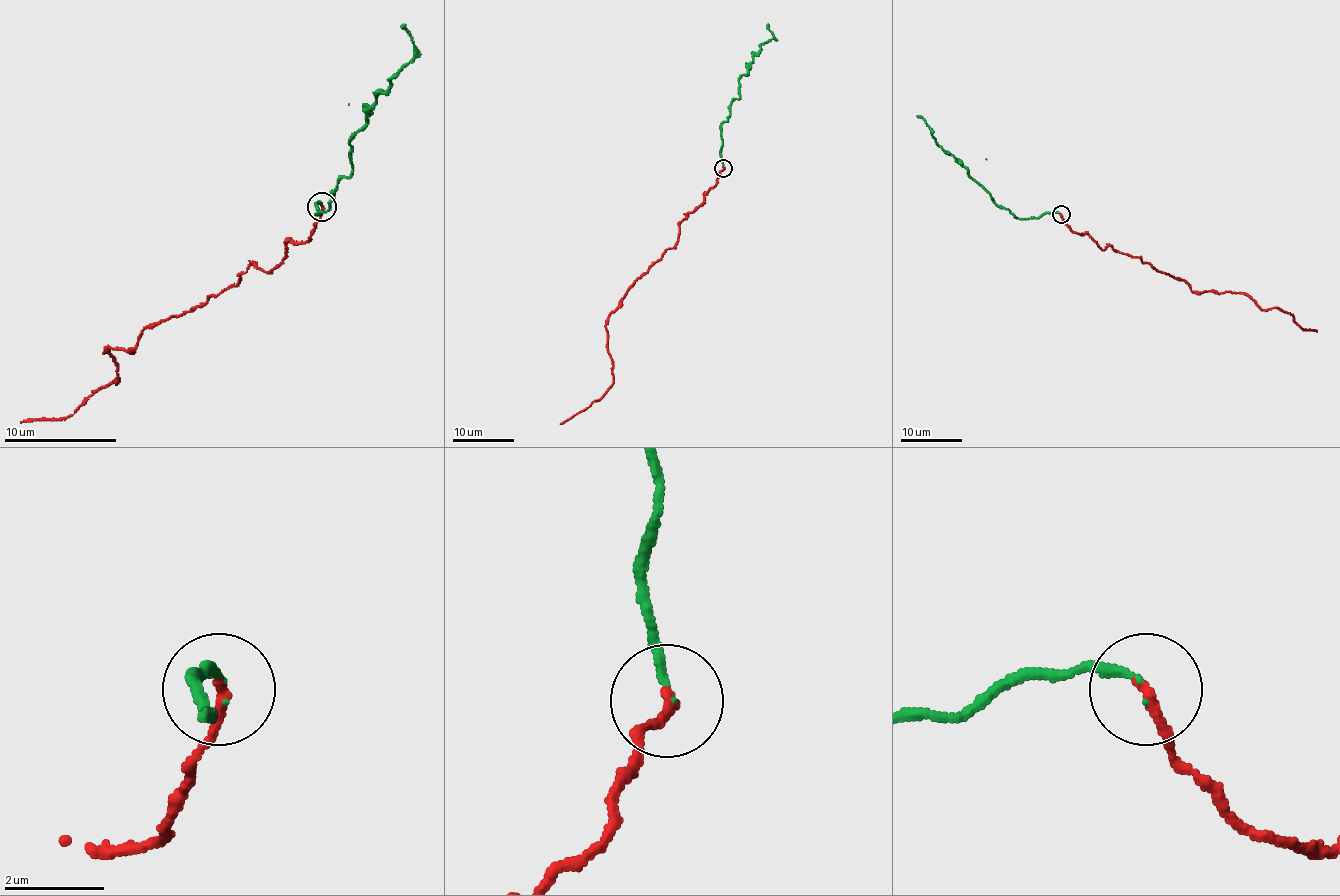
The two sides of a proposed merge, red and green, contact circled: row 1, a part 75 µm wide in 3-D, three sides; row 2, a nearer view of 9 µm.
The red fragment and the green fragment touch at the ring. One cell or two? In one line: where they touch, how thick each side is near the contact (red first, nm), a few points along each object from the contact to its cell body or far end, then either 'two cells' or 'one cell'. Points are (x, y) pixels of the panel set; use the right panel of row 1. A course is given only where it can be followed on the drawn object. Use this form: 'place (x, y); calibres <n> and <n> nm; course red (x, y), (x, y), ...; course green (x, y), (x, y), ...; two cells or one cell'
place (1061, 214); calibres 220 and 150 nm; course red (1060, 214), (1102, 249), (1138, 257), (1192, 291), (1244, 292), (1262, 309), (1279, 307), (1316, 332); course green (1060, 214), (1043, 212), (1039, 217), (1017, 219), (997, 205), (916, 116); one cell

